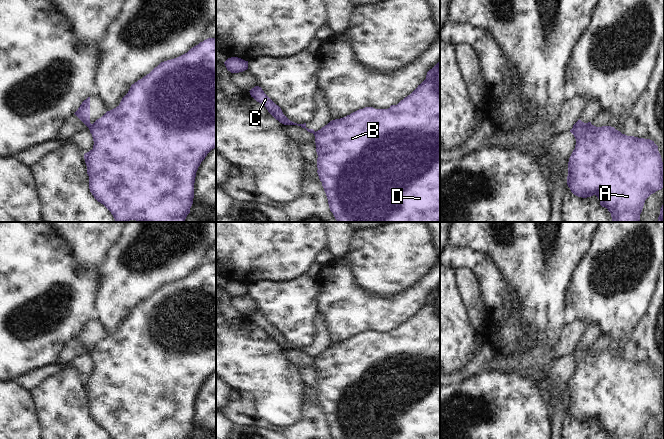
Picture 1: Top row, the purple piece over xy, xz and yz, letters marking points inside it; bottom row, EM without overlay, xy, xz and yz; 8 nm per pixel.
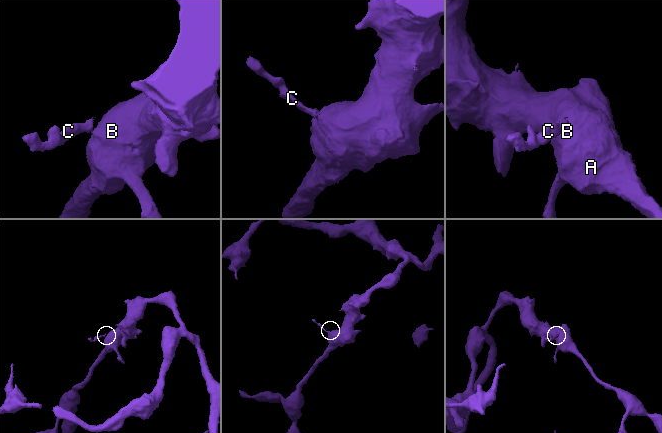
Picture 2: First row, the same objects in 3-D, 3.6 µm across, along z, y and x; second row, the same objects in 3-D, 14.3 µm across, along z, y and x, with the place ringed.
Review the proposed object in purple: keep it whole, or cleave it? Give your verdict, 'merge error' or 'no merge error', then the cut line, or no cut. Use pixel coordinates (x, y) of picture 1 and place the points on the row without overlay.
merge error; cut xy (92, 348), (89, 352)

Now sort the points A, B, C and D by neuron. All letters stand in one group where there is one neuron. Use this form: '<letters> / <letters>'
A B D / C

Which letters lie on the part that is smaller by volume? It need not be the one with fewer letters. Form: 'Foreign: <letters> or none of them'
Foreign: C

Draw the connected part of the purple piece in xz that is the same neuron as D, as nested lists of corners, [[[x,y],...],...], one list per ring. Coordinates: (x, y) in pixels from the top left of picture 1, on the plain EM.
[[[440,285],[427,296],[426,303],[397,329],[388,333],[365,331],[346,341],[330,345],[316,355],[317,397],[333,439],[440,439]]]

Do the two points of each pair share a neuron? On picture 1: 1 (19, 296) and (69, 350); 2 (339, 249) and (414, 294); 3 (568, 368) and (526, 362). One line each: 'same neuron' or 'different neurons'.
1: different neurons
2: different neurons
3: different neurons

